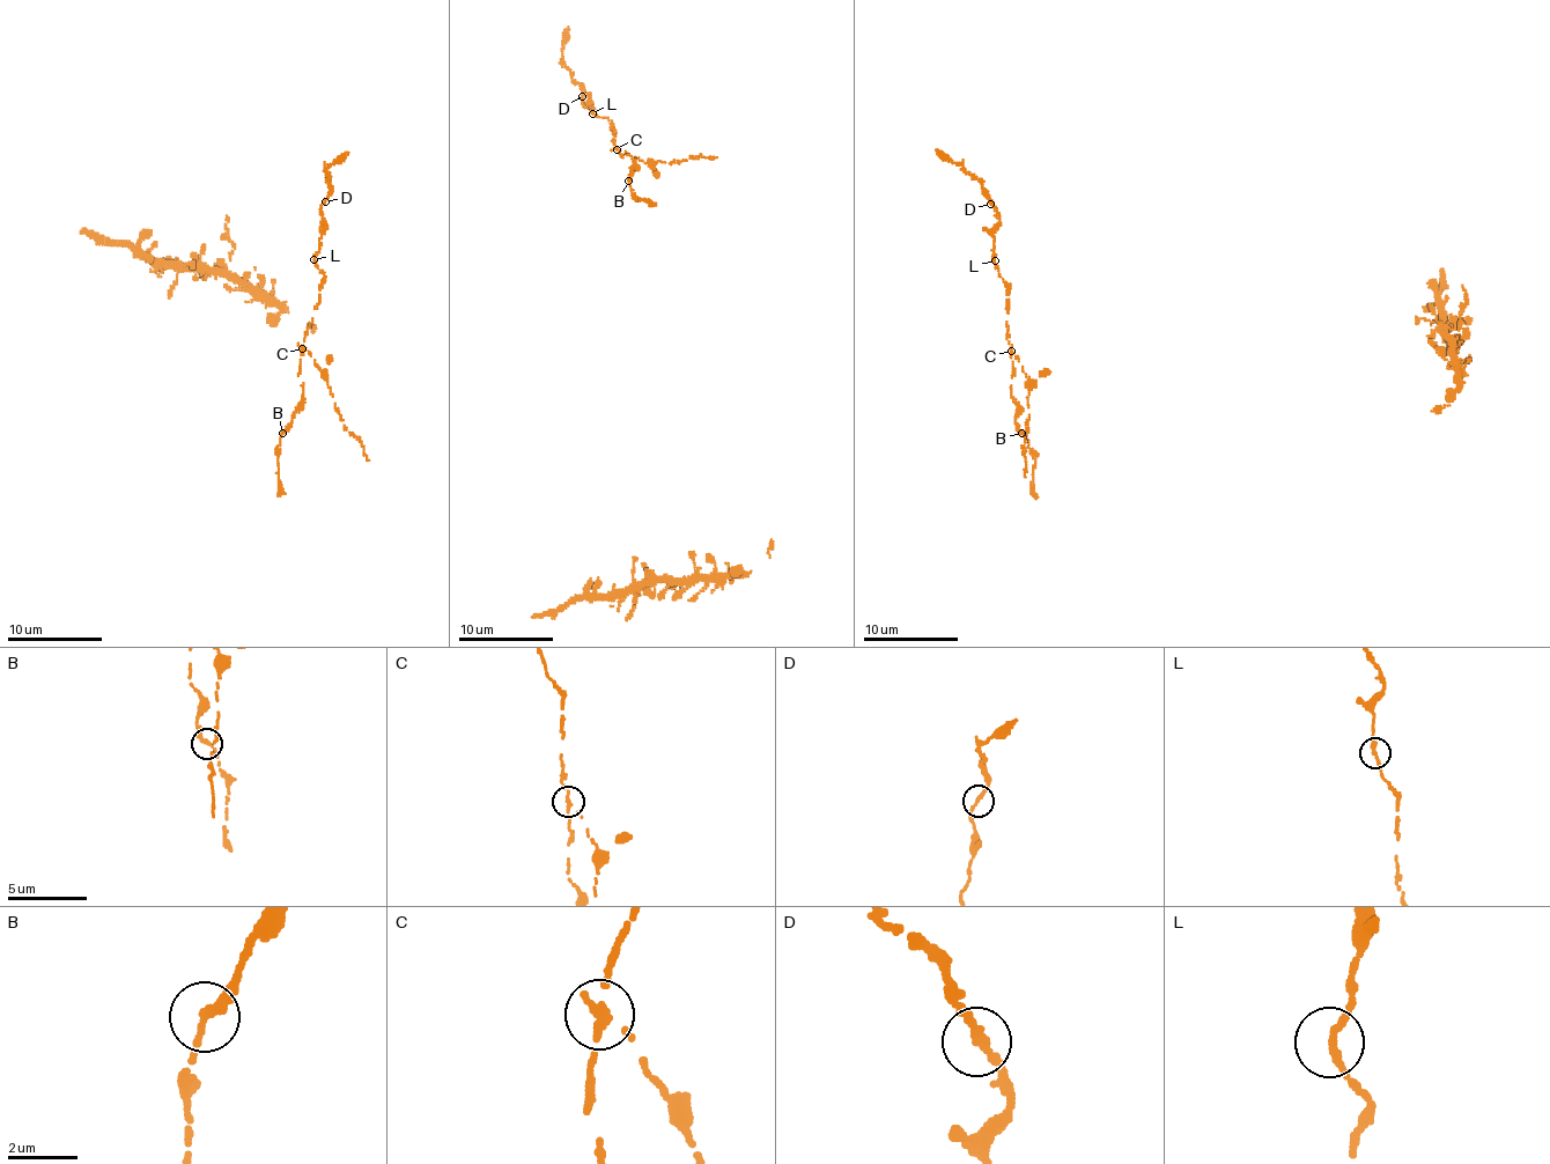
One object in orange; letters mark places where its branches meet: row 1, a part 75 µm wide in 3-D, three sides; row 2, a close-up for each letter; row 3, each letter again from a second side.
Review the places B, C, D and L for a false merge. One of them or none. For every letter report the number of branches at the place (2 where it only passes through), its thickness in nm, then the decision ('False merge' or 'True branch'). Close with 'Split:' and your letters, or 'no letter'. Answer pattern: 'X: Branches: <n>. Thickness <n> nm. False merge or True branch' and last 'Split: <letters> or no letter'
B: Branches: 2. Thickness 260 nm. True branch
C: Branches: 2. Thickness 240 nm. False merge
D: Branches: 2. Thickness 240 nm. True branch
L: Branches: 2. Thickness 240 nm. True branch
Split: C

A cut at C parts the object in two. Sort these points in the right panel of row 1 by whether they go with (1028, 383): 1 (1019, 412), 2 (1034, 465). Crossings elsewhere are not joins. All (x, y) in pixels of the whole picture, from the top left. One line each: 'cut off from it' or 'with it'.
1: cut off from it
2: cut off from it

